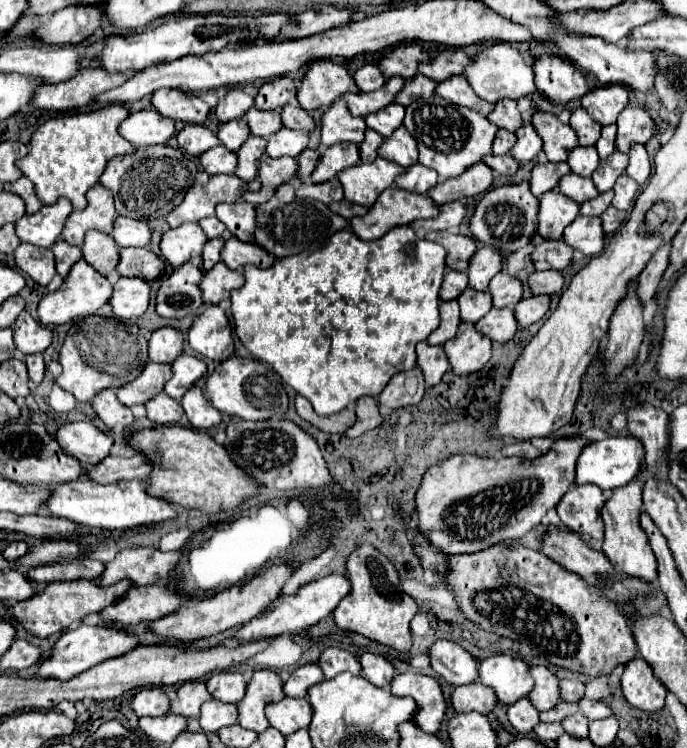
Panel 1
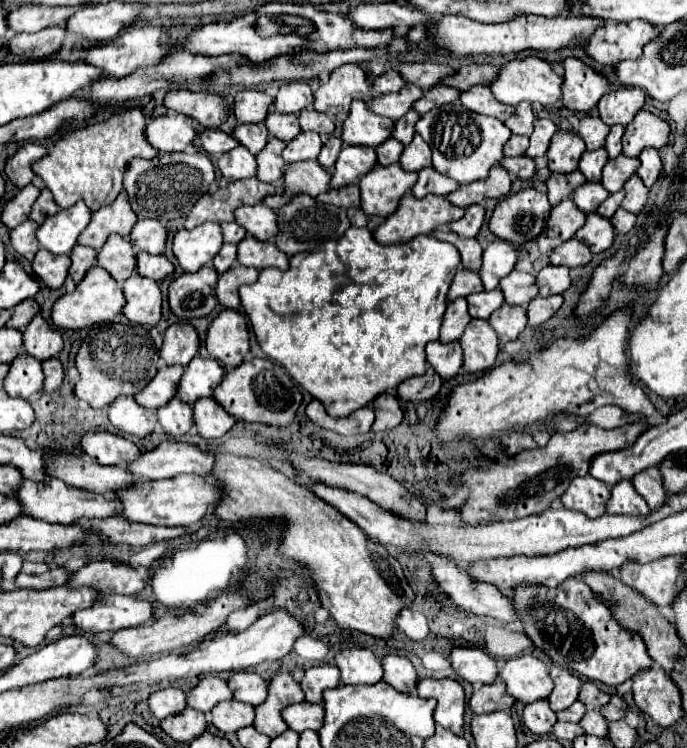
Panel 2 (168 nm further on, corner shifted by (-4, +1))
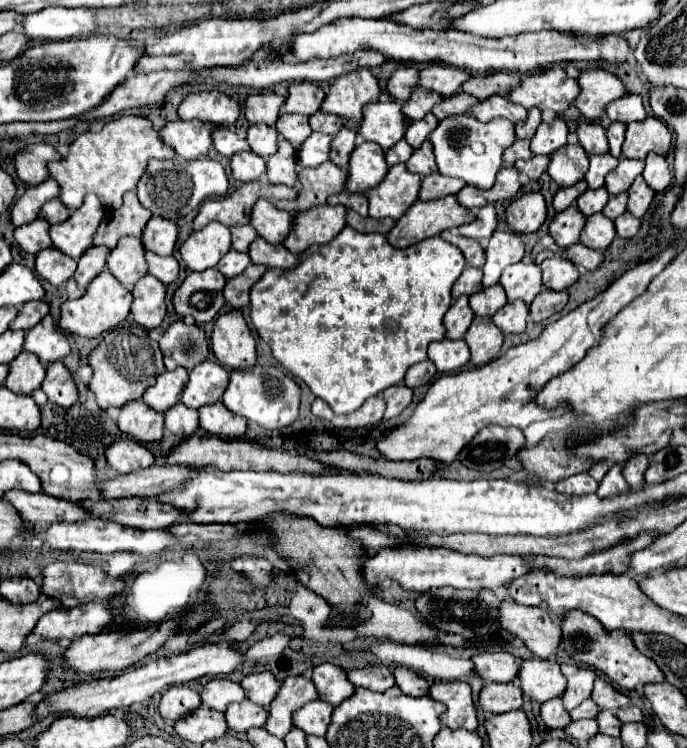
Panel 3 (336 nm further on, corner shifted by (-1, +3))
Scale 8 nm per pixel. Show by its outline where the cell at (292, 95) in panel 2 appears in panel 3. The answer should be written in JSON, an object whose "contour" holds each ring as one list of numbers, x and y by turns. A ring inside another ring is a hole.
{"contour":[[299,82,299,84,291,84,289,86,289,98,287,102,281,106,283,114,307,114,311,116,313,112,317,112,321,108,321,102,325,98,325,92,321,86,313,84,313,82]]}

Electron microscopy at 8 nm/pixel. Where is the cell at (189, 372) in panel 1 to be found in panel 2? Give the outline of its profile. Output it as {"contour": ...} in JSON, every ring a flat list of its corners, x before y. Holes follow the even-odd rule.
{"contour":[[196,356,186,366,176,396,188,404,192,404,200,396,212,396,212,390,222,382,224,370,214,358]]}

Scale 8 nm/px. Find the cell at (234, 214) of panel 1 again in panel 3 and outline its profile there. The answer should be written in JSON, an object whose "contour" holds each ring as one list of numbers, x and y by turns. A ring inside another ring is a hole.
{"contour":[[259,200,253,206,251,226,259,232,261,238,265,238,271,244,283,244,291,224,293,224,293,216,289,212,275,208,269,200]]}

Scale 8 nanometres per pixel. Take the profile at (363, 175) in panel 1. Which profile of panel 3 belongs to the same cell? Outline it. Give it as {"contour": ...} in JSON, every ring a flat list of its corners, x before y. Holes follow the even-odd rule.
{"contour":[[395,164,385,180,367,192,369,198,369,216,379,218,393,218,399,220,419,198,421,176,411,174,405,164]]}

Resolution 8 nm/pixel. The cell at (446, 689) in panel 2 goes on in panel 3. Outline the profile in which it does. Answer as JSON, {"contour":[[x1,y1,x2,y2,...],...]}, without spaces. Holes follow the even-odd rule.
{"contour":[[435,682,431,684,429,696,447,706,447,712,441,716,441,722,449,728,465,728,475,732,477,710,471,698,471,686,467,682]]}

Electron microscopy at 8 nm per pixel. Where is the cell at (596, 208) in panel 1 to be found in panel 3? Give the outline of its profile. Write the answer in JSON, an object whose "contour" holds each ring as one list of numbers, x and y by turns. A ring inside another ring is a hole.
{"contour":[[621,192,621,194,617,194,617,196,611,196,611,198,609,198,607,206,603,208,603,214,615,220,615,218,617,218,617,216,621,216,625,210,627,210,627,192]]}

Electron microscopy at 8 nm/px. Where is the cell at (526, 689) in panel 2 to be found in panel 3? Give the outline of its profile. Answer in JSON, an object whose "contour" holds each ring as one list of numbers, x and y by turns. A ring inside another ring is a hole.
{"contour":[[529,658,523,660,521,672,515,680,523,688,523,694,531,700,545,702,551,698,557,698,565,692,567,680,559,668,557,662,541,660,541,658]]}

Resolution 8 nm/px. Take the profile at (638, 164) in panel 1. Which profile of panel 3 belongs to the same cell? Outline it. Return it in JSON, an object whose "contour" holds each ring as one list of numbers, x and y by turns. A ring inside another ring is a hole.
{"contour":[[649,154,645,160,645,170,643,170,645,182,655,190,655,192,665,192,671,184,671,172,667,166,667,160,657,154]]}

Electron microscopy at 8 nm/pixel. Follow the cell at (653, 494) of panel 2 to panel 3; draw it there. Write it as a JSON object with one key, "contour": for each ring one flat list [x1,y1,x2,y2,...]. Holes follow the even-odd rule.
{"contour":[[633,454,627,462,625,462,625,468,623,468,623,476,627,480,627,484,633,488,633,490,639,490,645,486,645,470,649,466,649,460,645,454]]}

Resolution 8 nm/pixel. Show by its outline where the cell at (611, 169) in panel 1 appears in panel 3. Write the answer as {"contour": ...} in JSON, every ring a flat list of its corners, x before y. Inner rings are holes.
{"contour":[[623,158,619,162,619,166,613,172,609,172,609,176,605,178,607,192,609,194,619,194,619,192,629,190,633,180,643,172,643,166,645,166,645,162,641,162,641,160]]}

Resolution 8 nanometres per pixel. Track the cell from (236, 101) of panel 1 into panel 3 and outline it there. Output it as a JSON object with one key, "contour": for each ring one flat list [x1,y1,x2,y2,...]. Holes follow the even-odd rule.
{"contour":[[249,94,245,100,245,116,251,124,273,126,281,114,285,98,277,94]]}

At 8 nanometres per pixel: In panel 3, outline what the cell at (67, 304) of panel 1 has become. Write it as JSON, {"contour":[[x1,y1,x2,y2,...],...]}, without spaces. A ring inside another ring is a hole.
{"contour":[[105,270,87,286,87,292,79,300,67,300,61,306,59,328,65,332,71,332,71,334,77,334,77,336,99,338,105,332,115,330,119,326,119,322,123,322,129,316,131,302,133,302,133,294]]}

